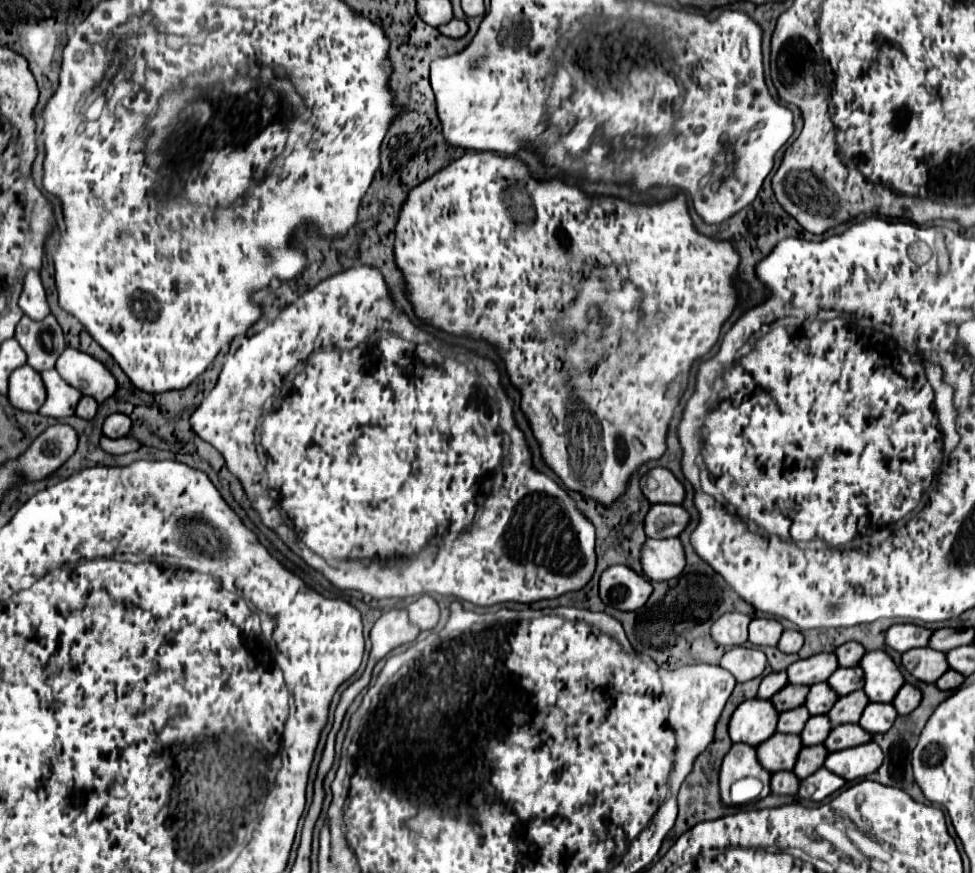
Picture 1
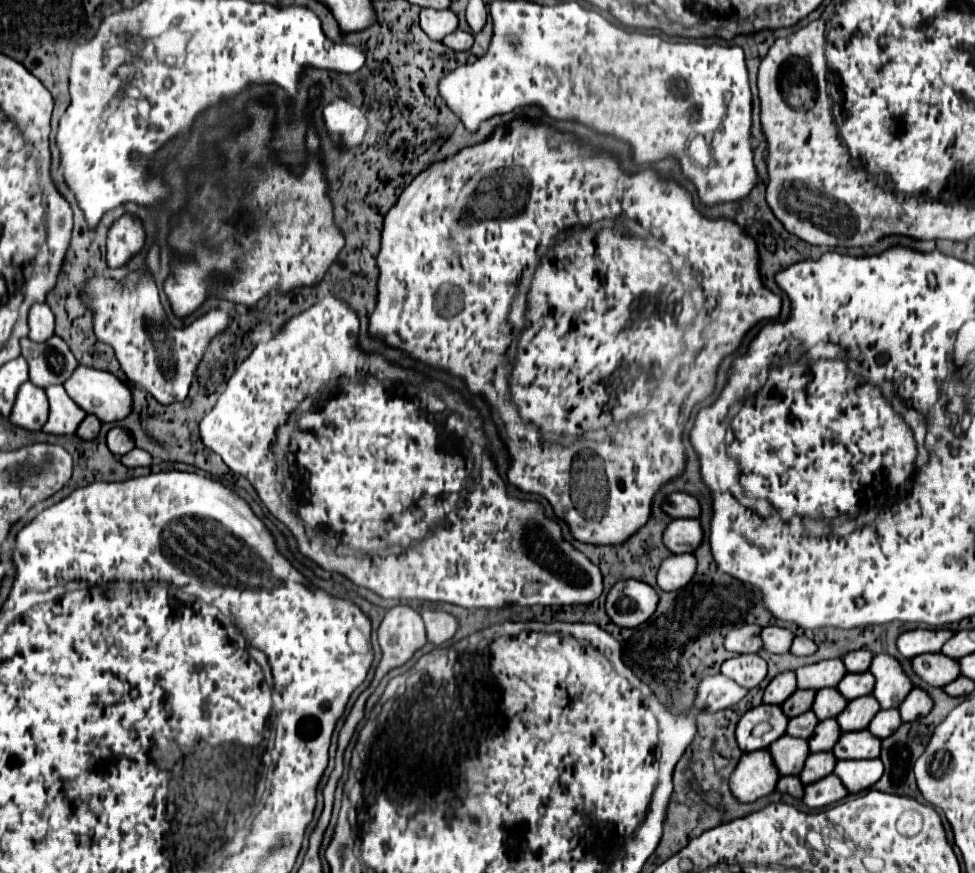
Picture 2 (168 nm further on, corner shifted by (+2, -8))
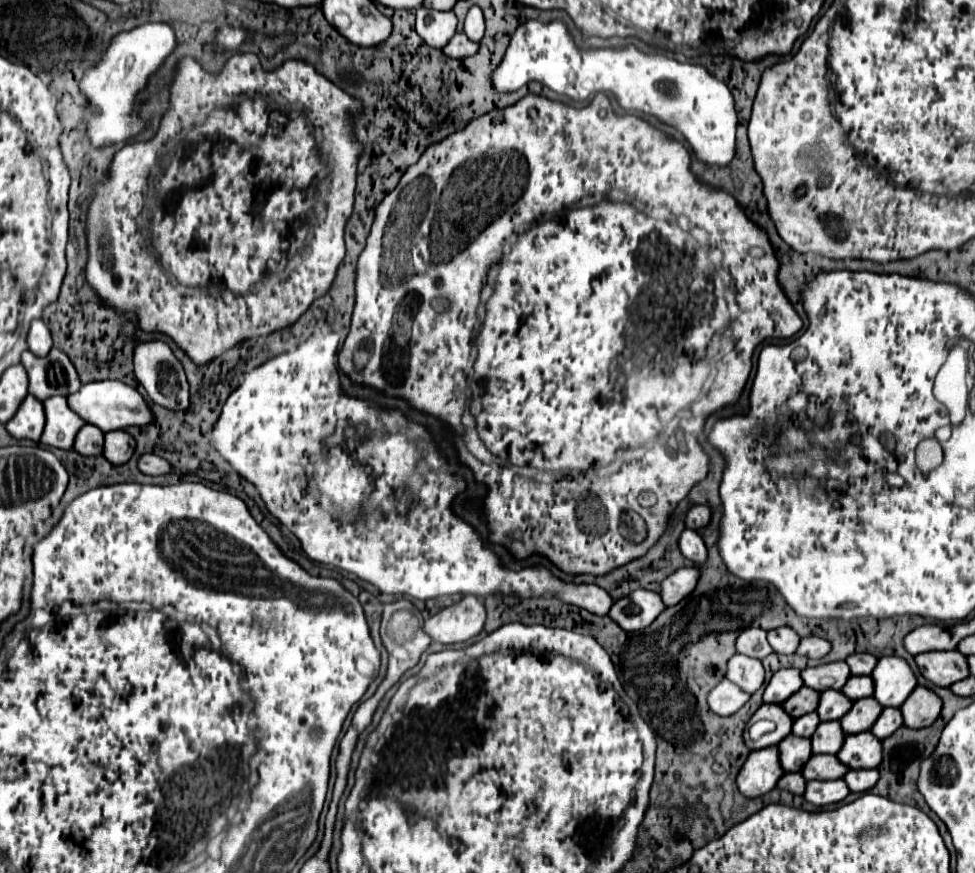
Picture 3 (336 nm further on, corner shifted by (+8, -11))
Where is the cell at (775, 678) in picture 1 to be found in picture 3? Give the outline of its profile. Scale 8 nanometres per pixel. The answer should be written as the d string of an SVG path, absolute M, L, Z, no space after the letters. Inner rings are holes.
M779 669L769 685L765 687L765 693L763 693L763 703L783 703L785 699L789 699L795 691L799 691L803 687L803 681L801 681L801 671L799 669Z

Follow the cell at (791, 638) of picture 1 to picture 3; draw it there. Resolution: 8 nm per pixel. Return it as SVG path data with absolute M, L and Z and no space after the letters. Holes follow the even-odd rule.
M805 637L801 639L799 647L797 647L797 655L803 655L803 657L809 657L809 659L821 659L829 653L829 643L821 637Z

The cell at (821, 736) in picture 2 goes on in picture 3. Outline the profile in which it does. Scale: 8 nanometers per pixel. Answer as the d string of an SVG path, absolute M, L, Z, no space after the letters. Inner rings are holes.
M825 721L819 723L817 731L811 737L813 743L813 753L837 753L843 743L843 729L839 721Z

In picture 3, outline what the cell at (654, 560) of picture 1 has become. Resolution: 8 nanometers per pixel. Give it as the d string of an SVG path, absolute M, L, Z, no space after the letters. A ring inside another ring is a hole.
M681 567L677 571L673 571L669 577L665 577L661 581L661 599L663 603L669 607L673 603L679 603L685 595L689 595L689 591L693 591L693 587L697 585L697 569L695 567Z

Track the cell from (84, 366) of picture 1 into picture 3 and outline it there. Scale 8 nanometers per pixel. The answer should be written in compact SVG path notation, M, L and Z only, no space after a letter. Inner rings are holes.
M91 381L91 383L83 383L79 387L79 391L71 393L67 397L69 407L85 421L91 425L97 425L103 433L107 431L115 431L115 429L125 429L129 425L145 425L153 421L151 409L147 407L147 403L143 401L143 397L129 385L121 383L121 381Z

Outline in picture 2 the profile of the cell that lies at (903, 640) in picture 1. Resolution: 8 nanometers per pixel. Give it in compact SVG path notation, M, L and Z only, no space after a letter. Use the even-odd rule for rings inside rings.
M909 630L903 632L897 640L897 648L905 658L913 658L927 652L941 652L943 644L953 636L953 630Z

